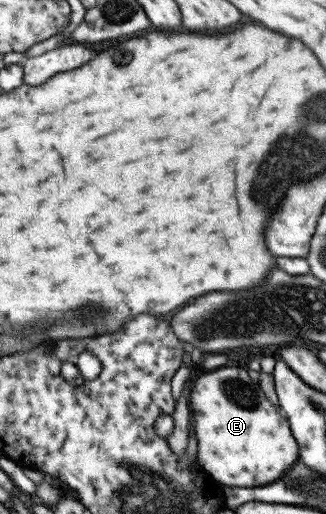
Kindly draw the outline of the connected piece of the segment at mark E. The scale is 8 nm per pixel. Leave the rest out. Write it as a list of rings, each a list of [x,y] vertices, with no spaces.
[[[220,367],[207,371],[195,380],[190,388],[190,409],[194,418],[194,435],[198,441],[198,463],[218,483],[232,487],[260,487],[282,477],[286,469],[296,463],[299,445],[289,421],[282,411],[270,403],[259,382],[255,382],[248,370],[241,367]]]

